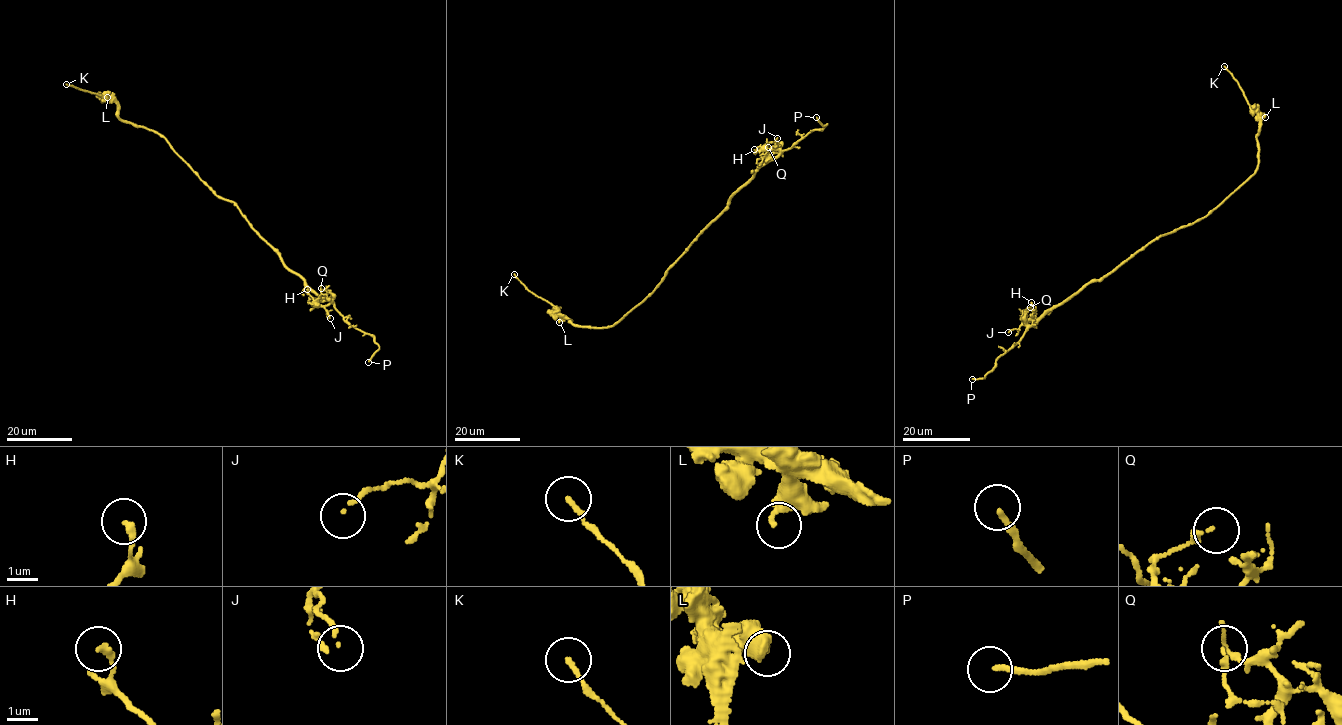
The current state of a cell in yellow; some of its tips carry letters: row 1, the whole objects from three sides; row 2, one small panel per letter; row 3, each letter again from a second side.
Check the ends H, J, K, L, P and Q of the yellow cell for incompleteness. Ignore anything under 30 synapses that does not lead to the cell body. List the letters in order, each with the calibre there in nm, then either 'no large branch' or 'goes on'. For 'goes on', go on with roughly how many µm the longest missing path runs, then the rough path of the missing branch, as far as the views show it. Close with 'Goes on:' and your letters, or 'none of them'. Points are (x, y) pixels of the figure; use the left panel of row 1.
H: 200 nm thick; no large branch
J: 110 nm thick; no large branch
K: 150 nm thick; no large branch
L: 240 nm thick; no large branch
P: 180 nm thick; goes on; about 3 µm are missing
Q: 150 nm thick; no large branch
Goes on: P

